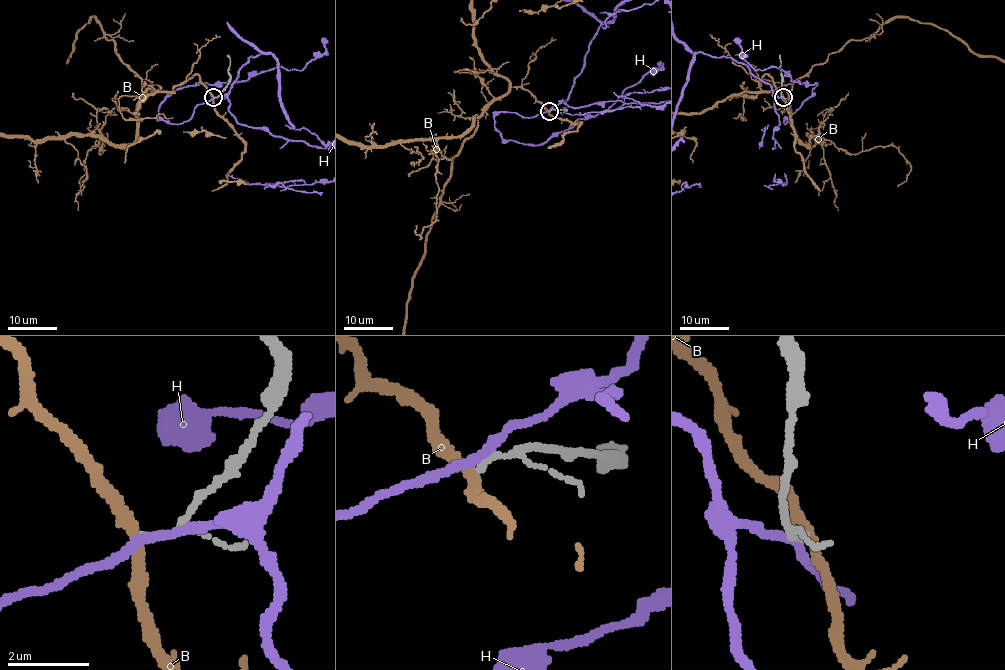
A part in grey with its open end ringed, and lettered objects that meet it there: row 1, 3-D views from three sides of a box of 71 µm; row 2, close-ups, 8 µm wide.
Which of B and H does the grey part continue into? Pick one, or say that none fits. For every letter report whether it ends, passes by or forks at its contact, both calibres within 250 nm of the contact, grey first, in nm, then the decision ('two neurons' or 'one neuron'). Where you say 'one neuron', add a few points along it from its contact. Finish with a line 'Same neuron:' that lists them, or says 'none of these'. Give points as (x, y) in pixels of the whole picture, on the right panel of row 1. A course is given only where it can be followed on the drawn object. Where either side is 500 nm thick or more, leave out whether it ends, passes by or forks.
B: it passes by | 160/280 nm | two neurons
H: it passes by | 140/220 nm | two neurons
Same neuron: none of these

